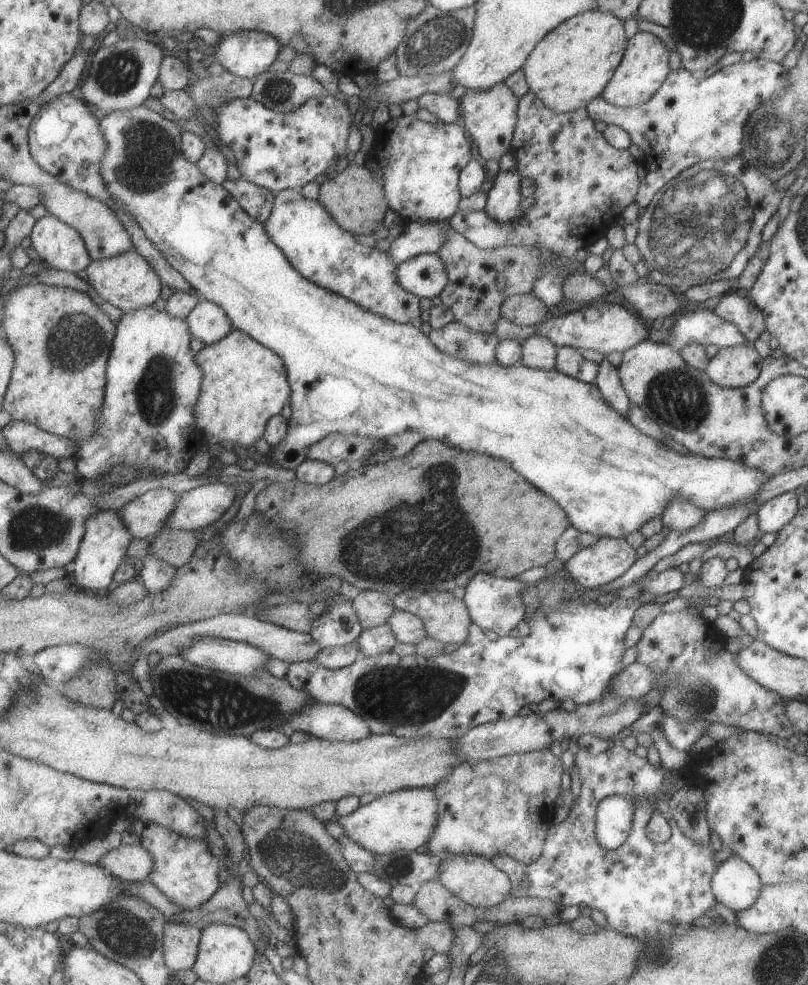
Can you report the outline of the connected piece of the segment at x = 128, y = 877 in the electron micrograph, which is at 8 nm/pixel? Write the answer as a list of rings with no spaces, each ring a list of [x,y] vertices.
[[[122,843],[101,857],[99,862],[105,870],[125,882],[145,881],[153,871],[153,855],[139,844]]]

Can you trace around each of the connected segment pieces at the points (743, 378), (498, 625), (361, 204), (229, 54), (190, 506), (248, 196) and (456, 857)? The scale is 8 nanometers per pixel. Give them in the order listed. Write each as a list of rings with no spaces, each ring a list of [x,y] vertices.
[[[752,344],[720,348],[708,360],[704,373],[720,387],[739,388],[751,384],[760,373],[762,358]]]
[[[477,573],[464,586],[463,598],[471,622],[495,637],[508,638],[509,630],[524,618],[524,602],[522,596],[528,584],[515,577],[496,577],[489,573]]]
[[[349,163],[336,177],[327,180],[320,190],[320,199],[327,210],[335,217],[335,220],[345,230],[354,235],[368,235],[382,224],[383,214],[389,204],[385,201],[382,184],[373,180],[365,165]]]
[[[242,30],[223,36],[215,46],[215,58],[235,76],[255,80],[283,48],[278,38],[258,30]]]
[[[212,483],[181,494],[167,527],[188,531],[219,520],[239,499],[239,486]]]
[[[242,177],[237,180],[227,179],[223,185],[251,215],[251,218],[263,224],[268,221],[277,194]]]
[[[454,854],[440,861],[436,870],[436,878],[439,884],[459,897],[469,906],[487,908],[500,902],[509,896],[510,882],[507,875],[493,866],[489,858],[476,854]]]

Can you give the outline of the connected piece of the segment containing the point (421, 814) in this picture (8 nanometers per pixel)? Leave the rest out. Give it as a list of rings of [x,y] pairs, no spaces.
[[[401,789],[381,797],[375,797],[368,804],[359,806],[353,814],[337,818],[337,821],[343,826],[347,836],[359,842],[361,847],[371,851],[374,855],[398,850],[424,850],[438,821],[438,796],[433,789]]]

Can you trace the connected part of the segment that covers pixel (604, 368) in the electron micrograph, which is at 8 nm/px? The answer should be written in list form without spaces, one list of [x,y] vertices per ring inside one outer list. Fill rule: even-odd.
[[[605,356],[601,362],[596,365],[597,372],[593,382],[594,385],[602,394],[604,401],[609,404],[614,411],[626,417],[630,400],[627,398],[621,386],[617,369],[605,359]]]

